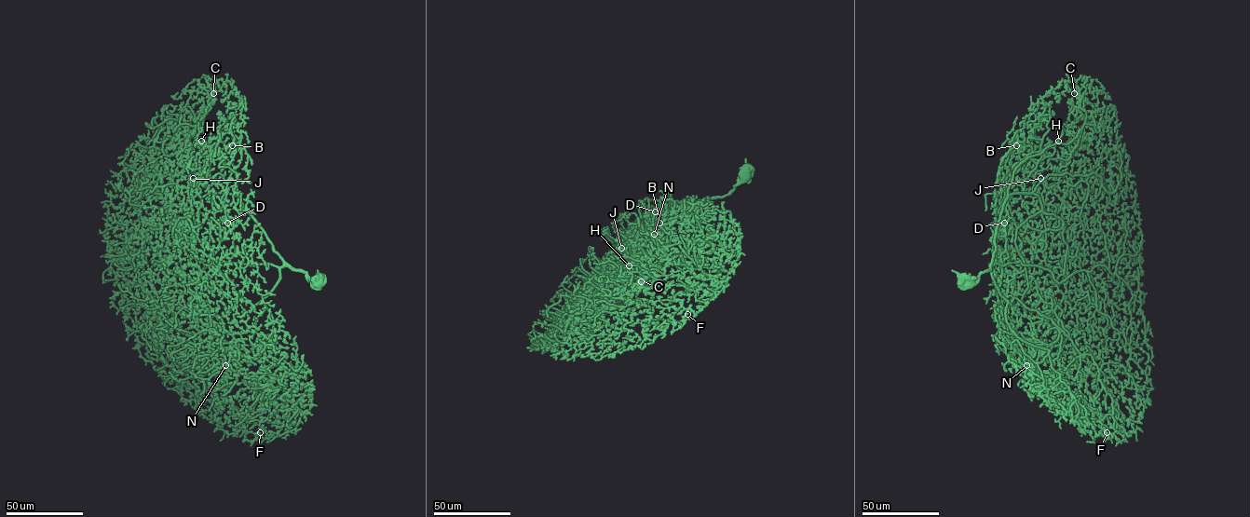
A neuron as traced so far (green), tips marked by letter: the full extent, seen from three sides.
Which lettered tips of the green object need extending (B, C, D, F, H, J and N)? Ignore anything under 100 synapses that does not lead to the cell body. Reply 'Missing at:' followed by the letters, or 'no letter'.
Missing at: H

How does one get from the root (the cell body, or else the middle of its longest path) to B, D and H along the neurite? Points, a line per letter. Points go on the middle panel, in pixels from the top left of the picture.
B: (744, 176), (727, 194), (665, 214), (641, 252), (639, 268), (649, 257), (641, 245), (659, 223)
D: (744, 176), (727, 194), (671, 210), (627, 249), (639, 230), (660, 212), (655, 211)
H: (744, 176), (727, 194), (671, 210), (636, 265), (641, 268), (645, 263), (647, 250), (640, 247), (629, 265)

